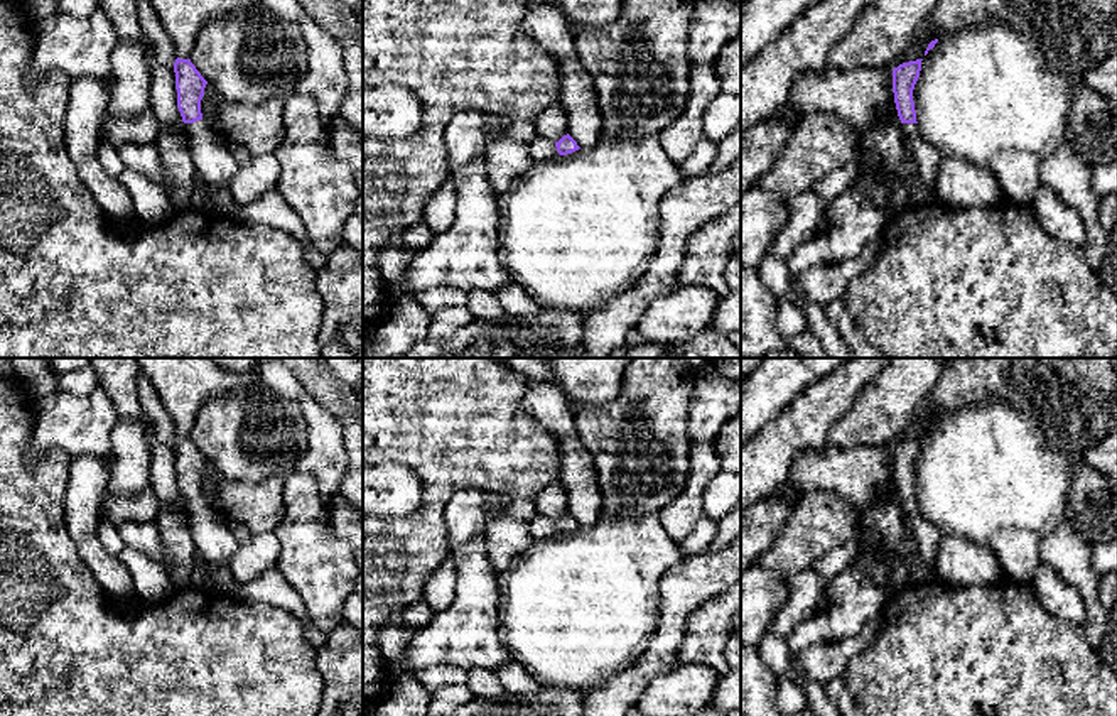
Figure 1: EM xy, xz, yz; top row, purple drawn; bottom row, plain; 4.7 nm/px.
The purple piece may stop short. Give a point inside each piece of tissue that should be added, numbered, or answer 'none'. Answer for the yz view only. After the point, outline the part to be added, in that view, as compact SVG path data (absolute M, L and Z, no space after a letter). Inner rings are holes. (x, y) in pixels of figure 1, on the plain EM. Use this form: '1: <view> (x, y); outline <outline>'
1: yz (910, 509); outline M901 502L901 507L903 507L903 513L904 513L904 520L906 520L906 534L913 537L911 534L911 527L909 527L909 522L911 522L911 517L921 510L920 503L918 502Z

